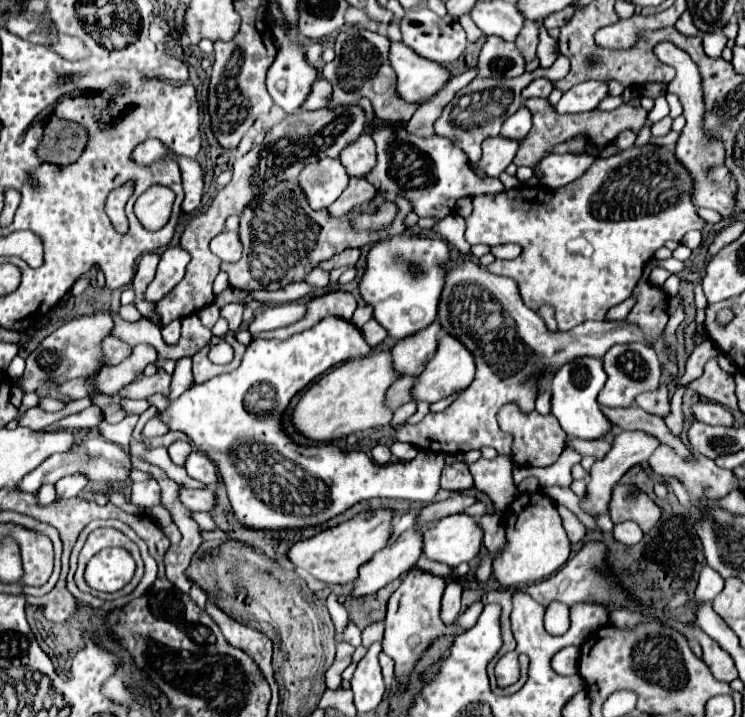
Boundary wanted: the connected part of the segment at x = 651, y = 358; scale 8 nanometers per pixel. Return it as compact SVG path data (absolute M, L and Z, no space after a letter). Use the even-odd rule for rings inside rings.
M620 344L620 346L614 346L614 350L610 348L604 358L604 372L608 374L608 380L606 380L606 386L602 388L602 392L598 394L598 402L600 406L608 406L608 408L628 408L634 398L640 394L640 392L646 392L646 390L656 390L660 380L662 380L662 374L660 374L660 362L656 360L656 350L646 346L646 344Z

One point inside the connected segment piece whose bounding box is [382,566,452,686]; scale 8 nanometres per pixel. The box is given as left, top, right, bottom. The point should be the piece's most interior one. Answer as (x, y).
(413, 620)

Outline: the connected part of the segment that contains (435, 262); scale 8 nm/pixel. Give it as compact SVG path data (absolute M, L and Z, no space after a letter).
M396 234L382 238L366 252L366 268L358 284L364 304L374 308L374 318L394 338L410 336L438 316L438 298L452 262L448 242L424 234Z

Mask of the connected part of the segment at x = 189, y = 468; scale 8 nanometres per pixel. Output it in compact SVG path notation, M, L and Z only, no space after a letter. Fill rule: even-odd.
M194 450L188 460L186 460L186 472L188 476L192 476L194 480L200 480L206 486L218 486L218 472L214 462L210 462L210 458L206 458L206 454Z

